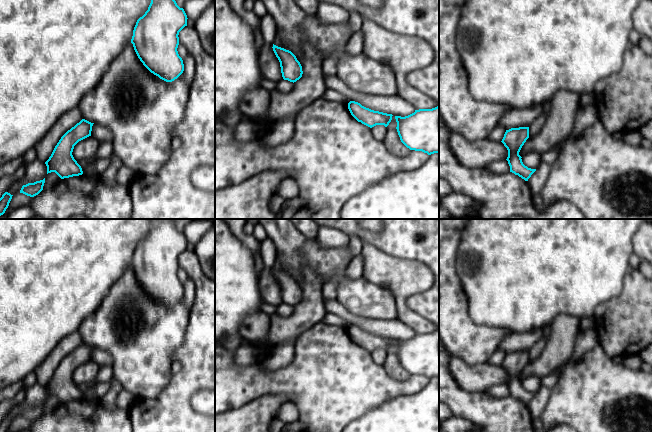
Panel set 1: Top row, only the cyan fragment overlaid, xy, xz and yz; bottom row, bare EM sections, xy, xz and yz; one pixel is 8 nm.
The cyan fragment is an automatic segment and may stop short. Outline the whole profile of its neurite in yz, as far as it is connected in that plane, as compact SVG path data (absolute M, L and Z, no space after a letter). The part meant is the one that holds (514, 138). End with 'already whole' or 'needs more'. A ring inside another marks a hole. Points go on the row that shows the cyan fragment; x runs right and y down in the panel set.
M529 127L511 128L506 130L502 143L508 150L507 161L510 166L510 172L518 175L525 181L531 177L536 169L531 169L525 166L522 162L522 157L519 152L529 138Z; already whole

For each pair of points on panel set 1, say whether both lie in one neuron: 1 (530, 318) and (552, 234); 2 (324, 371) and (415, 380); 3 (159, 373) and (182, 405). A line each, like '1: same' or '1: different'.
1: same
2: same
3: different

